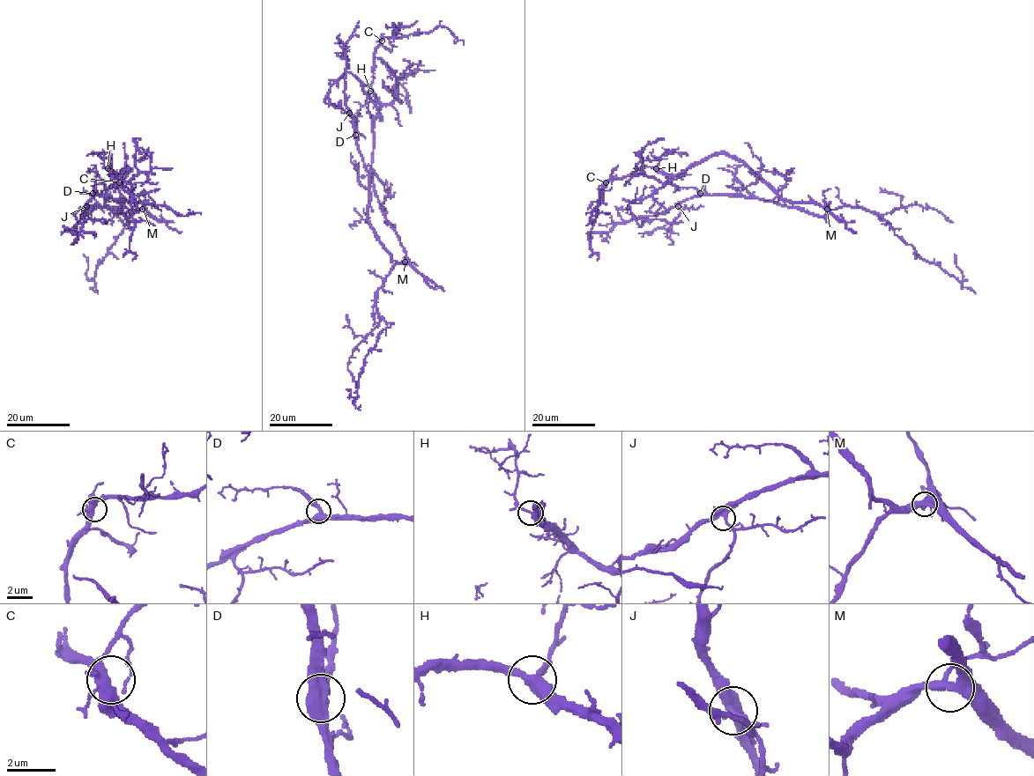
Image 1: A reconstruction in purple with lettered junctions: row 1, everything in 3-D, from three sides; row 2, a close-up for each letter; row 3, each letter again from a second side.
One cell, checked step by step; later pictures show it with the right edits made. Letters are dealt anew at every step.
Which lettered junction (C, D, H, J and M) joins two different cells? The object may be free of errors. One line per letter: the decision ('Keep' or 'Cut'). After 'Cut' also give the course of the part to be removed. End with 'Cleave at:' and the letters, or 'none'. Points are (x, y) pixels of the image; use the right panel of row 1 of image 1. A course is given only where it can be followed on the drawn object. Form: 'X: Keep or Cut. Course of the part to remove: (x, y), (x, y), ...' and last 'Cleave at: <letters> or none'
C: Keep
D: Keep
H: Keep
J: Keep
M: Keep
Cleave at: none

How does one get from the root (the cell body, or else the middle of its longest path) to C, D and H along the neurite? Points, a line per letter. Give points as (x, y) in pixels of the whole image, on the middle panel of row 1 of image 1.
C: (390, 224), (377, 199), (372, 173), (374, 121), (381, 107), (372, 89), (373, 67), (375, 49), (382, 40)
D: (390, 224), (405, 254), (405, 260), (398, 262), (391, 259), (369, 222), (368, 173), (355, 135)
H: (390, 224), (373, 181), (374, 121), (381, 101), (370, 91)

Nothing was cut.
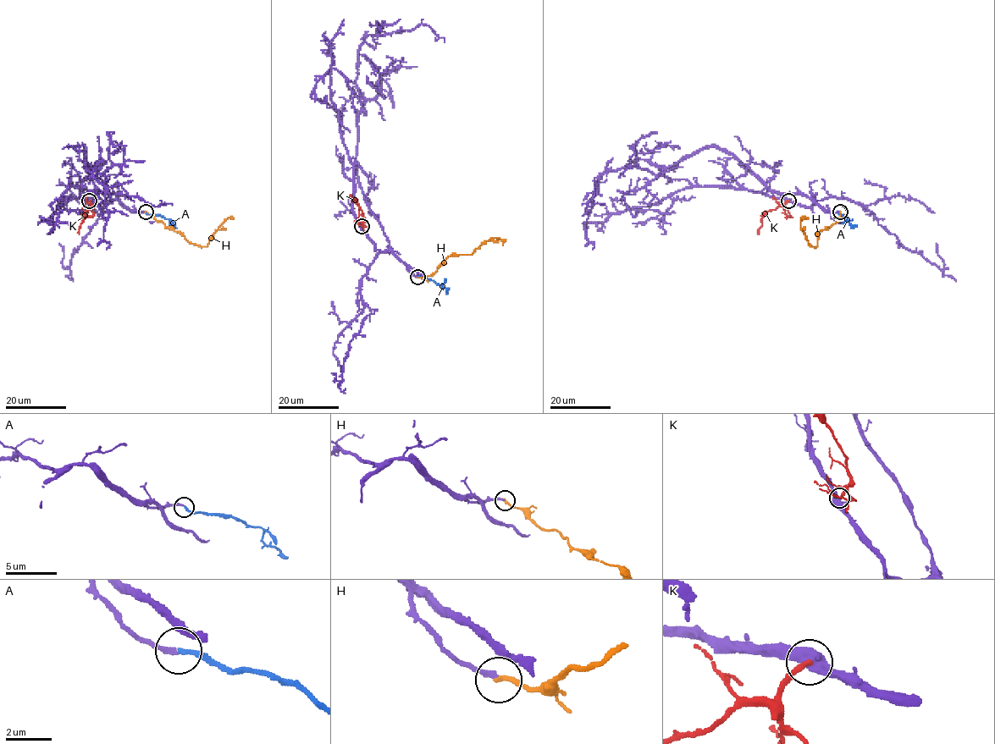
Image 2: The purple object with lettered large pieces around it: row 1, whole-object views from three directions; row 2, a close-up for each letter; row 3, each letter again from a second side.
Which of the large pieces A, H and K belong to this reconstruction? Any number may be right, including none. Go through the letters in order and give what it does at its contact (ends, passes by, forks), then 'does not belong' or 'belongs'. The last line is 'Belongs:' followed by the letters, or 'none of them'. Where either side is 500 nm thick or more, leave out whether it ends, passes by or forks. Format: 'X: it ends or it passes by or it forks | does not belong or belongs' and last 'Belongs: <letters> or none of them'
A: it ends | belongs
H: it ends | does not belong
K: does not belong
Belongs: A

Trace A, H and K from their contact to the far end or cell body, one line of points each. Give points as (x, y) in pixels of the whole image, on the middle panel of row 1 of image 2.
A: (418, 276), (440, 284), (447, 294)
H: (418, 277), (425, 278), (433, 274), (450, 256), (471, 254), (489, 238), (499, 238), (502, 245)
K: (362, 225), (364, 214), (351, 195)

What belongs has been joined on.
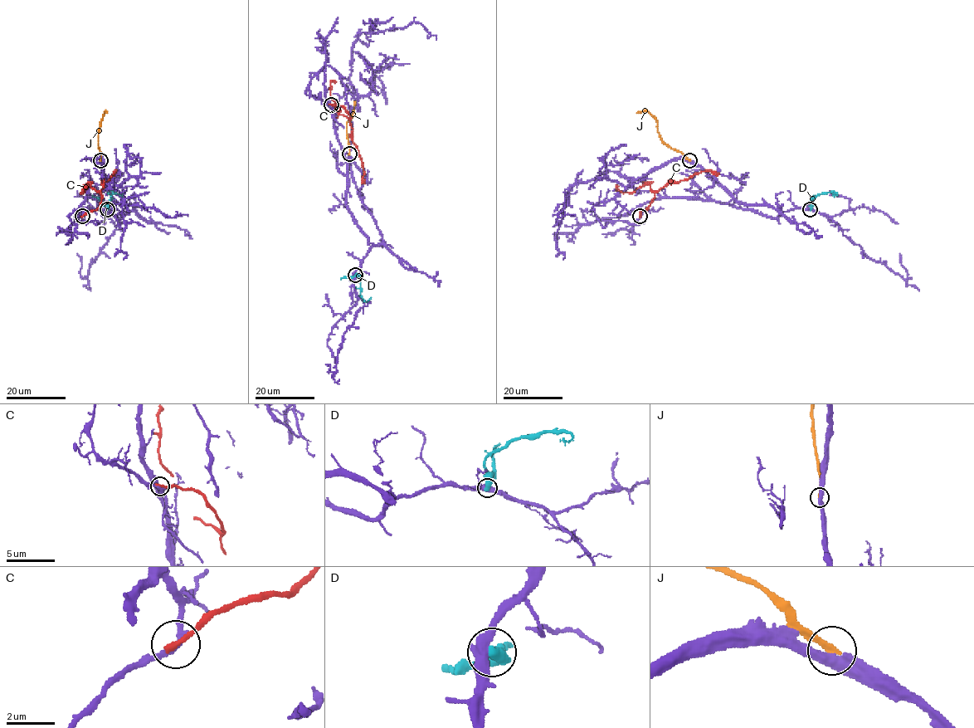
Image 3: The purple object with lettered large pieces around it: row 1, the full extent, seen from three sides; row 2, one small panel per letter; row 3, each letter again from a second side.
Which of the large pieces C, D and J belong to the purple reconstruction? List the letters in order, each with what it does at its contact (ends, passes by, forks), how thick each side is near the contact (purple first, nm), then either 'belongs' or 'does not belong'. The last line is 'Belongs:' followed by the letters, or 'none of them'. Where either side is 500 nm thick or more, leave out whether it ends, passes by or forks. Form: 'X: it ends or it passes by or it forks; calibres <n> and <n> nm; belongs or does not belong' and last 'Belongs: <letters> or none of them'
C: it ends; calibres 200 and 240 nm; does not belong
D: it ends; calibres 480 and 480 nm; does not belong
J: it ends; calibres 380 and 240 nm; does not belong
Belongs: none of them

